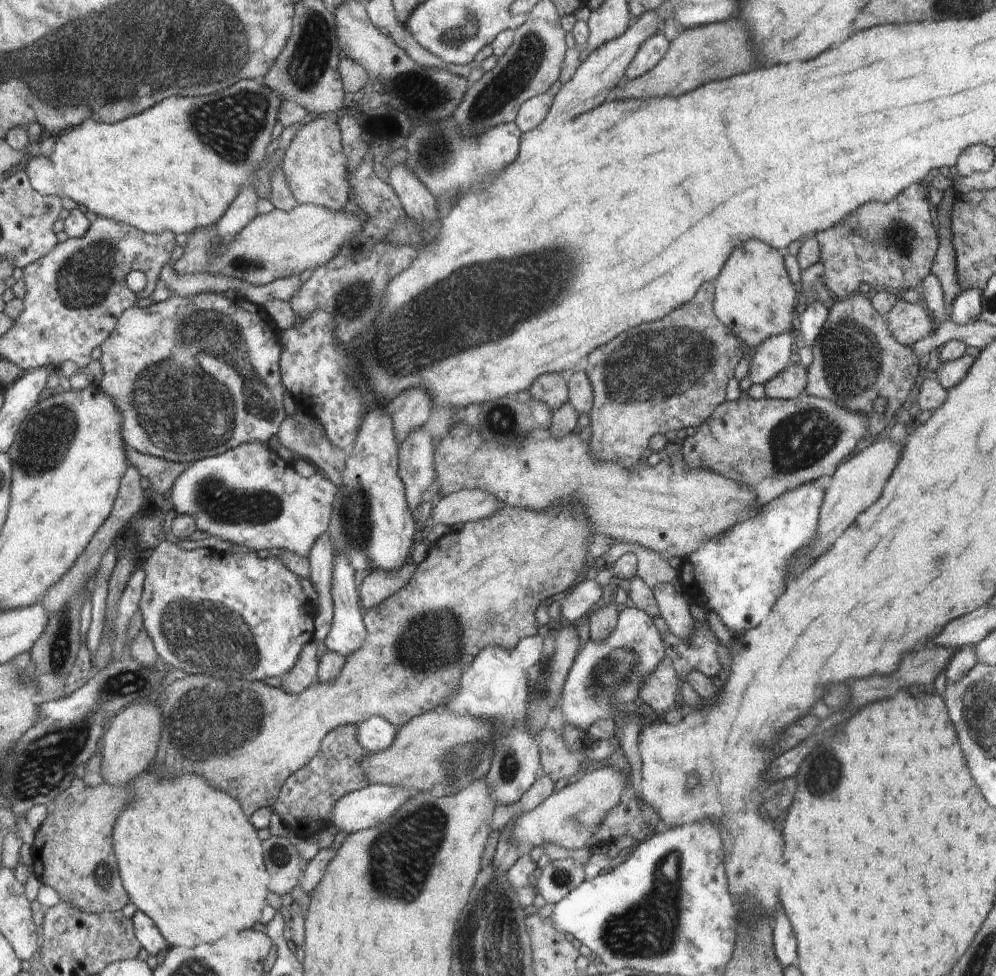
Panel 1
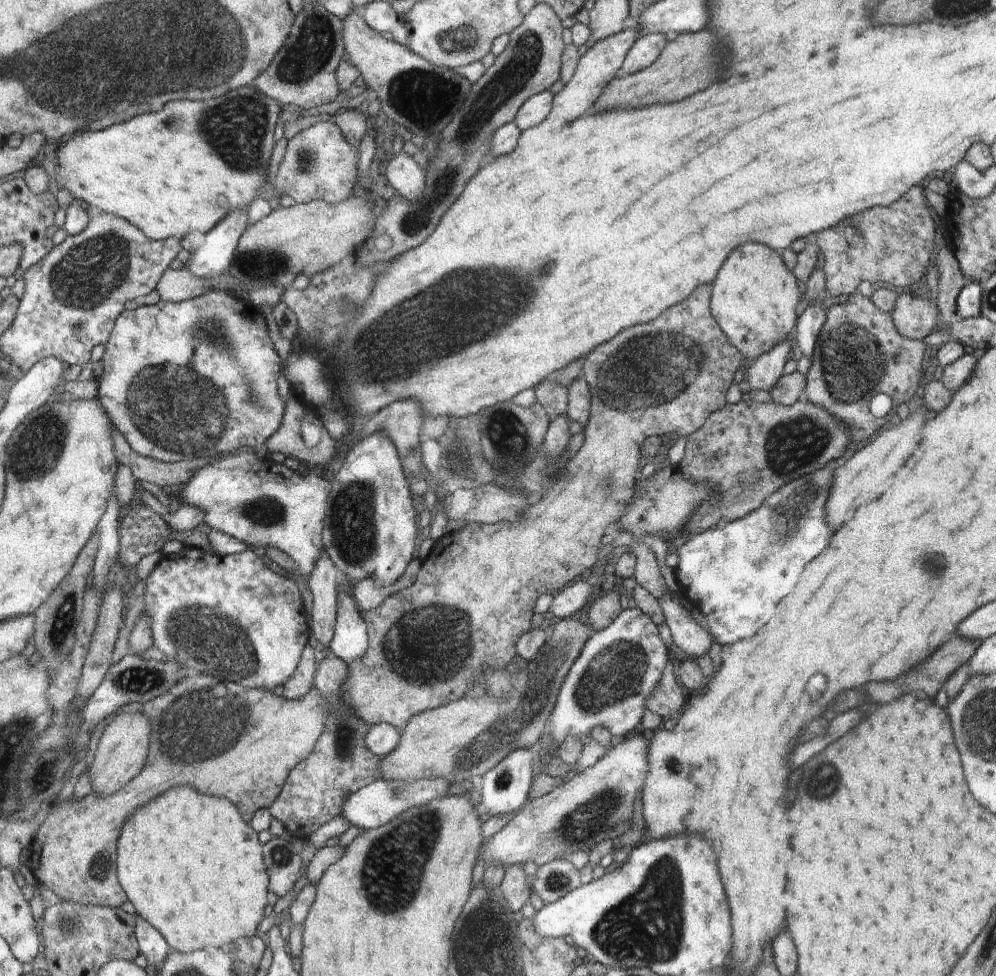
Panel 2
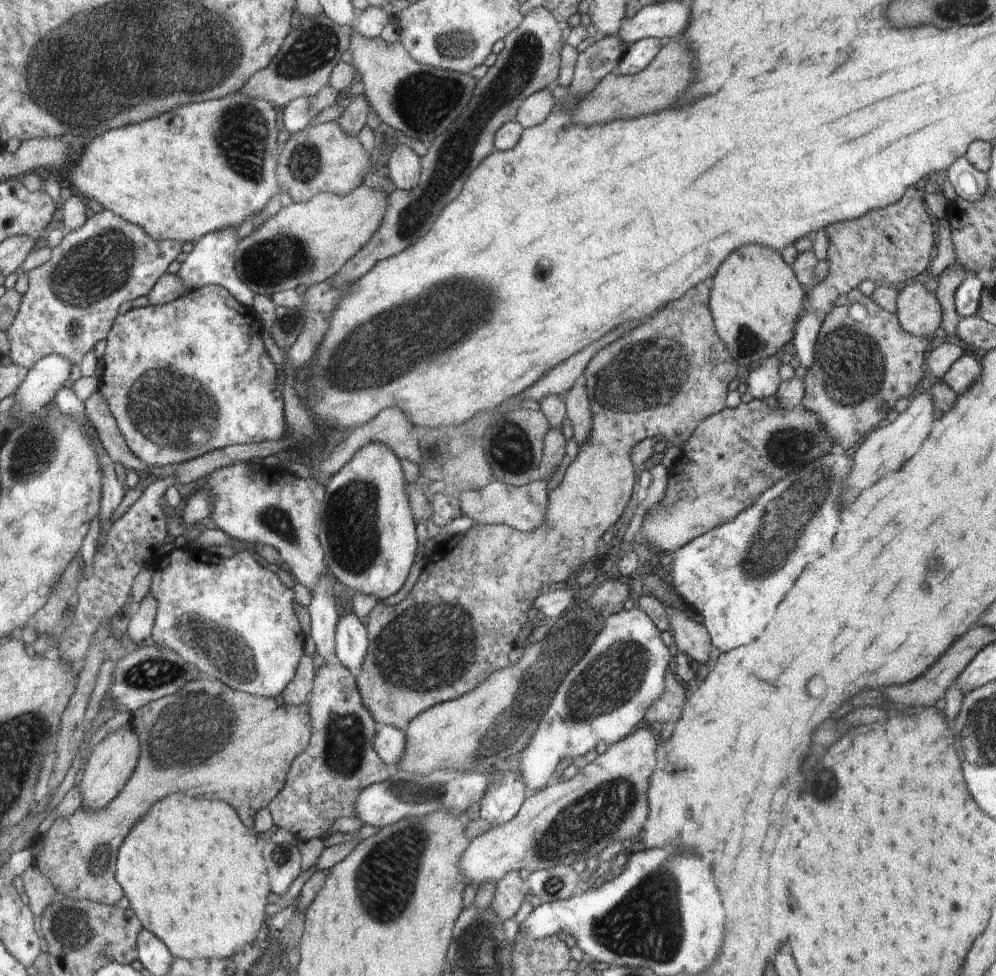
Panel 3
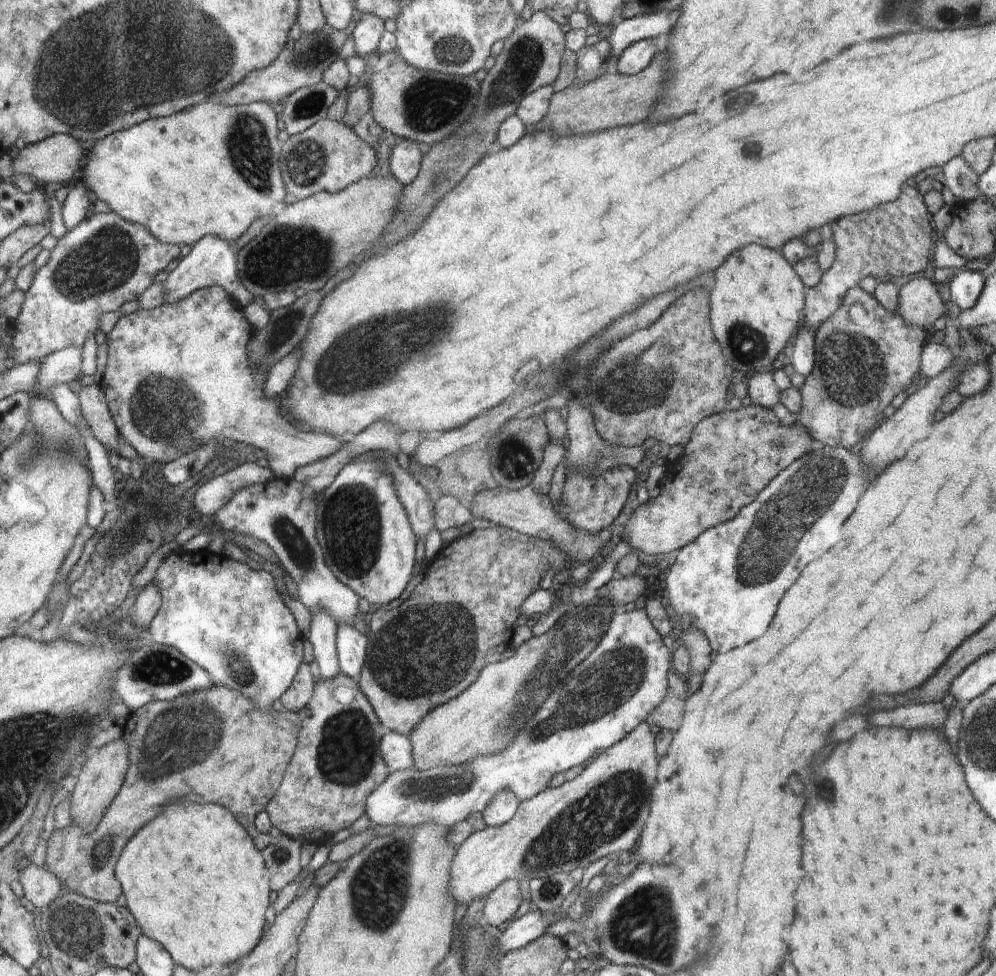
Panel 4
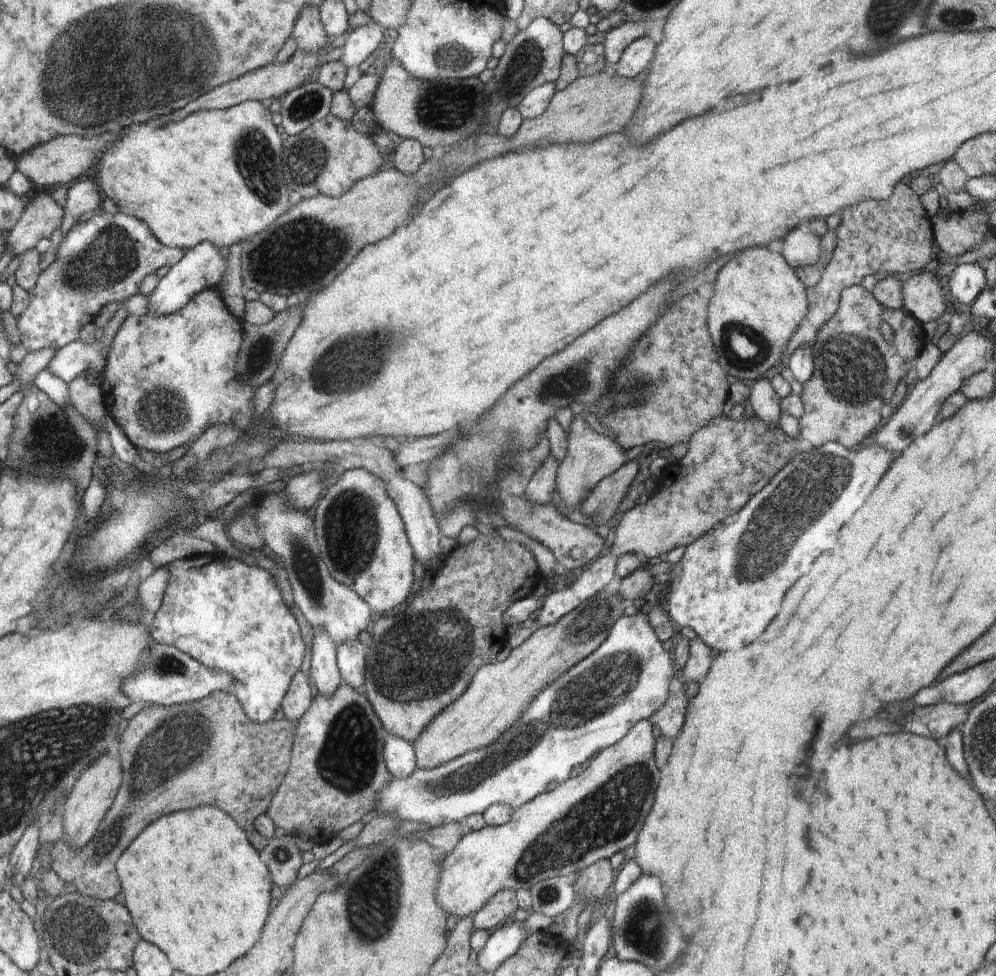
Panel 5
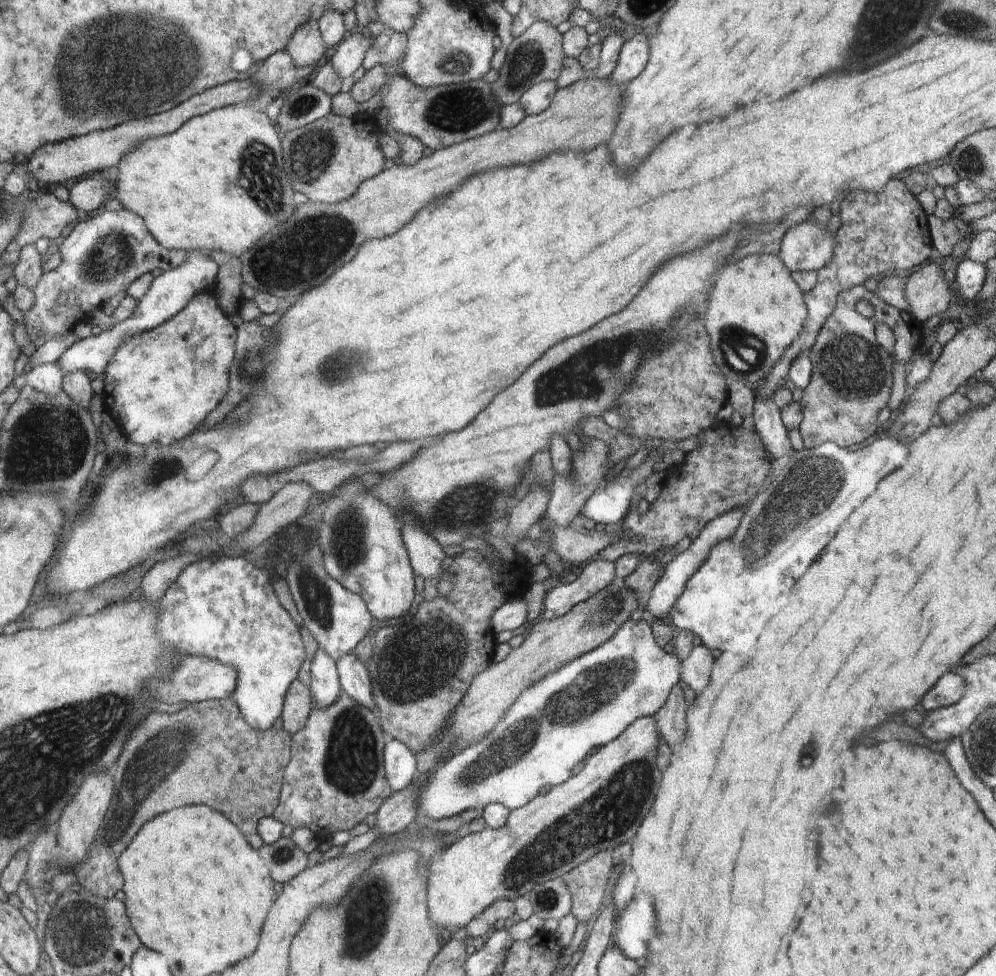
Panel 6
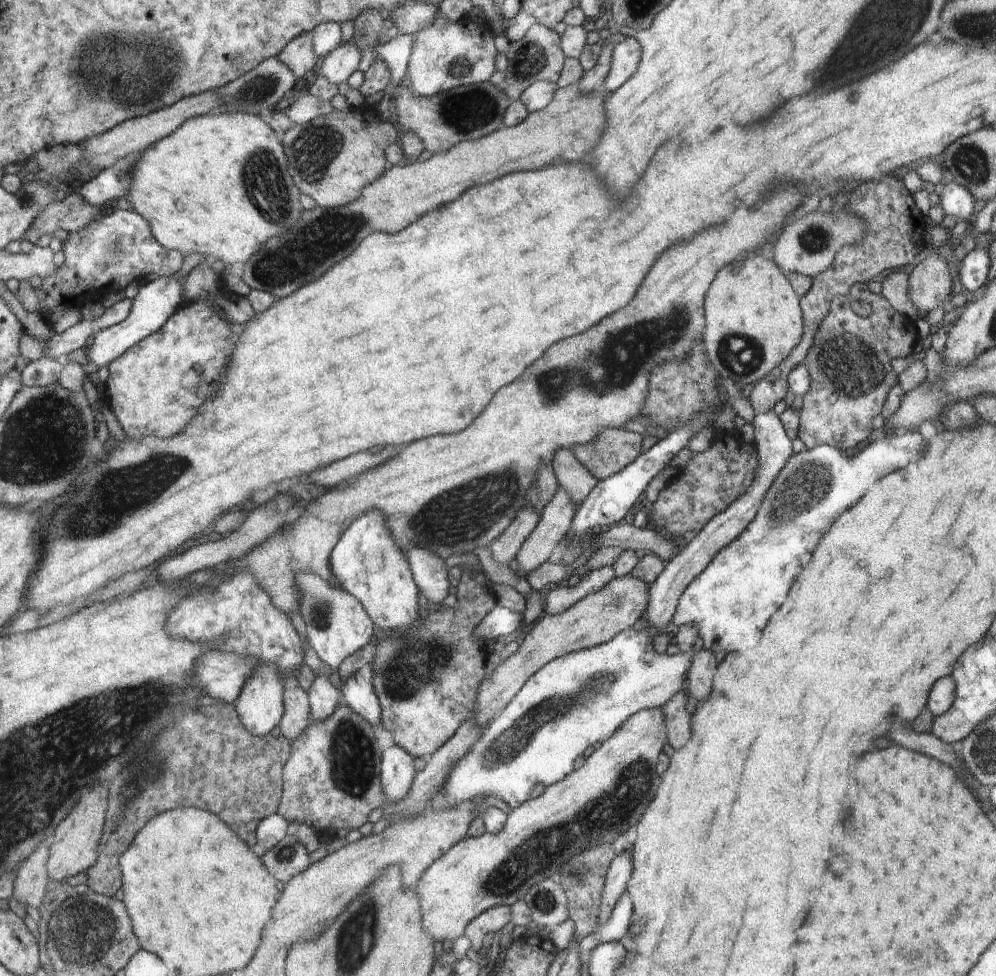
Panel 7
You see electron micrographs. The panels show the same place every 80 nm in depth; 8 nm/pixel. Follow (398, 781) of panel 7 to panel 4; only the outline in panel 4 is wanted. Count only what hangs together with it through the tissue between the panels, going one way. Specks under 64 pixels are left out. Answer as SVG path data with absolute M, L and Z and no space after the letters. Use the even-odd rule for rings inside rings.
M388 730L383 734L379 751L390 771L406 770L413 766L411 742L406 735Z

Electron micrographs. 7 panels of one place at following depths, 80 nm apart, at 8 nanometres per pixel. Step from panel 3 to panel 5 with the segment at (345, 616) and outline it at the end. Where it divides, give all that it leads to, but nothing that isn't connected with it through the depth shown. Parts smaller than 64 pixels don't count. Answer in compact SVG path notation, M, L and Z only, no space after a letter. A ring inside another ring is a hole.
M358 639L337 646L337 666L343 683L361 692L365 688L365 652L366 647Z

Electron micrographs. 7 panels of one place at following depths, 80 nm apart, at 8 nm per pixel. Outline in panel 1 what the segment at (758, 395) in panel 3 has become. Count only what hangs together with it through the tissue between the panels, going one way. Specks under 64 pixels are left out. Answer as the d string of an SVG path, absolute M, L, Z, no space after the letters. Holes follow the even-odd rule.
M772 335L764 344L752 350L748 376L752 384L764 384L781 373L790 364L794 335Z

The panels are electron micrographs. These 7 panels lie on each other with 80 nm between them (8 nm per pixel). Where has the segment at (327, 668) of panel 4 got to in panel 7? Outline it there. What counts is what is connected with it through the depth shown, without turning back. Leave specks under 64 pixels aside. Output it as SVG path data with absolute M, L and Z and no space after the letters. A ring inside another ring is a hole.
M335 672L315 675L314 683L309 688L312 707L312 720L326 720L335 711L341 699Z

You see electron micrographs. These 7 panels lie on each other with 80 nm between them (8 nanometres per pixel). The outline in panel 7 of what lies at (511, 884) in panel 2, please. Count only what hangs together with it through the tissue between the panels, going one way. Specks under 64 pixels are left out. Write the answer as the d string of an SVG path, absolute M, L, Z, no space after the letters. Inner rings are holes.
M501 904L472 919L463 932L468 936L471 947L480 954L490 950L500 930L511 921L510 905Z

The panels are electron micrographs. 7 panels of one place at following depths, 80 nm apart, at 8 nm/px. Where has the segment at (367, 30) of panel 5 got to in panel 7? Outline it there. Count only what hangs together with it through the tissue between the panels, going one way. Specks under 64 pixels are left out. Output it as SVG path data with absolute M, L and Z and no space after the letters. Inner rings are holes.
M342 42L332 52L320 58L318 74L324 76L330 84L338 85L356 72L361 59L361 52L349 42Z

